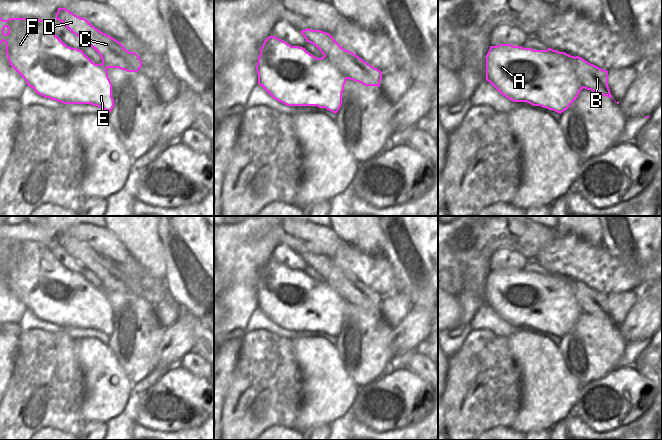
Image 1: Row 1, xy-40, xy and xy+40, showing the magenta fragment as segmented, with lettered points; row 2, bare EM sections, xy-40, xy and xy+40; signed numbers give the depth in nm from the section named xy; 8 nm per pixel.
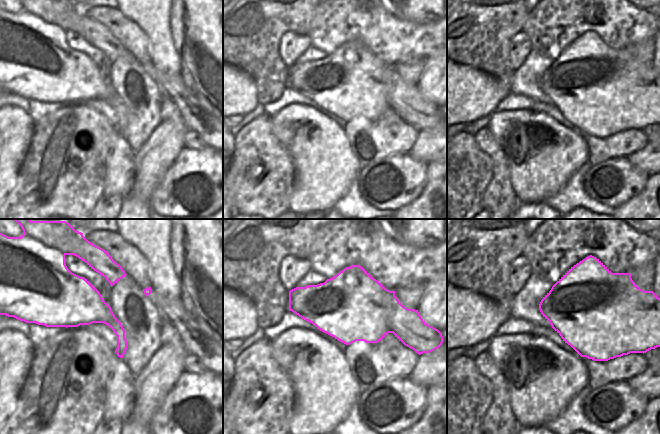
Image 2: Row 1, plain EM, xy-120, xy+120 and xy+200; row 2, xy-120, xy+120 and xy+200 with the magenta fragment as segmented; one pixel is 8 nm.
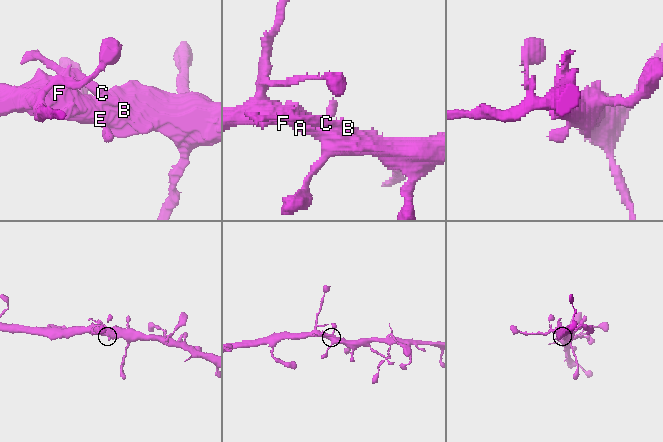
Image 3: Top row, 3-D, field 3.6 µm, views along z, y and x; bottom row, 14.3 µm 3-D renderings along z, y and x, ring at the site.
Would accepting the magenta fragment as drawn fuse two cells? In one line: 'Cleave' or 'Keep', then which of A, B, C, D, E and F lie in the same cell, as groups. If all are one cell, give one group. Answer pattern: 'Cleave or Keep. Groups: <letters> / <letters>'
Cleave. Groups: A E F / B C D.

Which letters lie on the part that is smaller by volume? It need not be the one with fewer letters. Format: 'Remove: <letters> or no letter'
Remove: B, C, D

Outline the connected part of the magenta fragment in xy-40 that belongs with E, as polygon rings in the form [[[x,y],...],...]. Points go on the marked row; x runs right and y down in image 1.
[[[0,17],[0,45],[3,41],[6,43],[6,55],[10,65],[37,94],[63,104],[91,104],[107,112],[112,111],[114,99],[107,68],[103,64],[95,64],[82,50],[67,46],[52,31],[50,22],[39,18],[3,20]]]

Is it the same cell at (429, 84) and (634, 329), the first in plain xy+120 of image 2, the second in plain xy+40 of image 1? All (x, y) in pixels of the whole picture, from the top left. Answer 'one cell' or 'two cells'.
one cell

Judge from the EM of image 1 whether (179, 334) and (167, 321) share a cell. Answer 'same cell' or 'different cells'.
different cells

